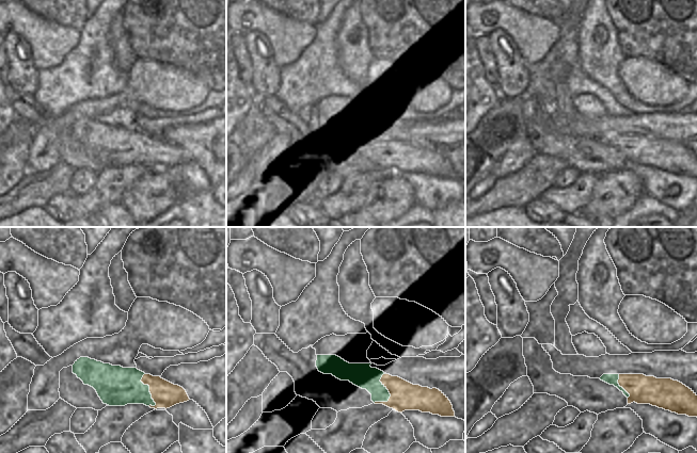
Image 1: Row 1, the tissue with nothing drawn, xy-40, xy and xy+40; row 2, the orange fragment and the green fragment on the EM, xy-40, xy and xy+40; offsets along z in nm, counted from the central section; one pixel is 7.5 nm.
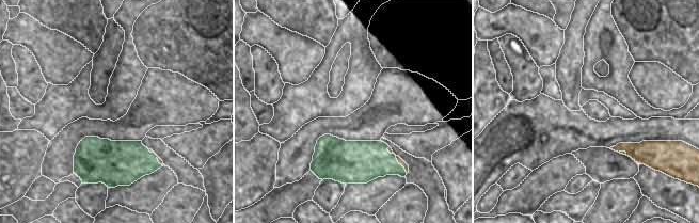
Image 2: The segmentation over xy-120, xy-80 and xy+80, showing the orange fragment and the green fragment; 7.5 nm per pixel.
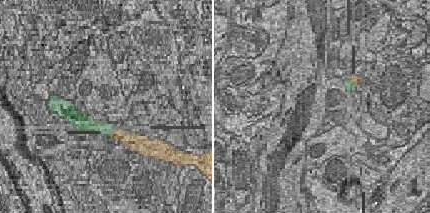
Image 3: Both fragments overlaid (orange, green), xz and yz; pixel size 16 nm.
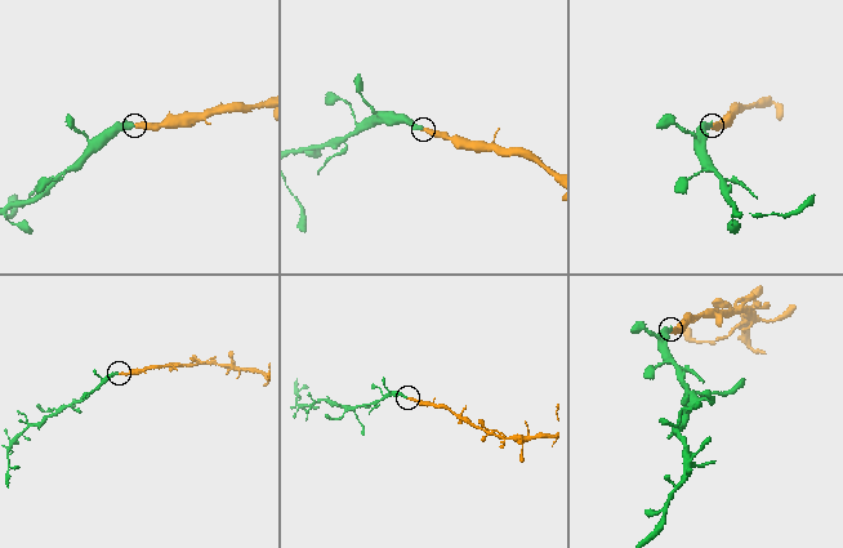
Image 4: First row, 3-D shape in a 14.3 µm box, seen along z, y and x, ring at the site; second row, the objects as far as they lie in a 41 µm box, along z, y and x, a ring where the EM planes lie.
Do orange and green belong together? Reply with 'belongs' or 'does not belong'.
belongs

